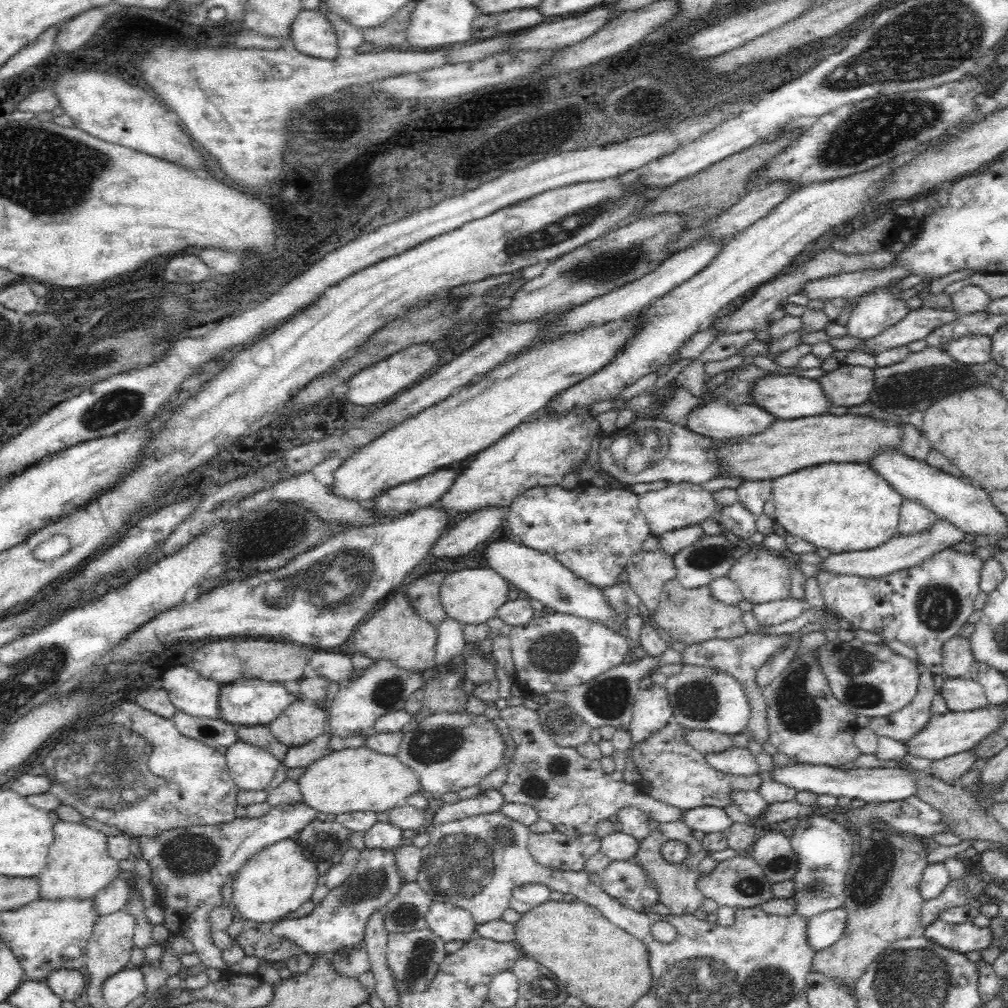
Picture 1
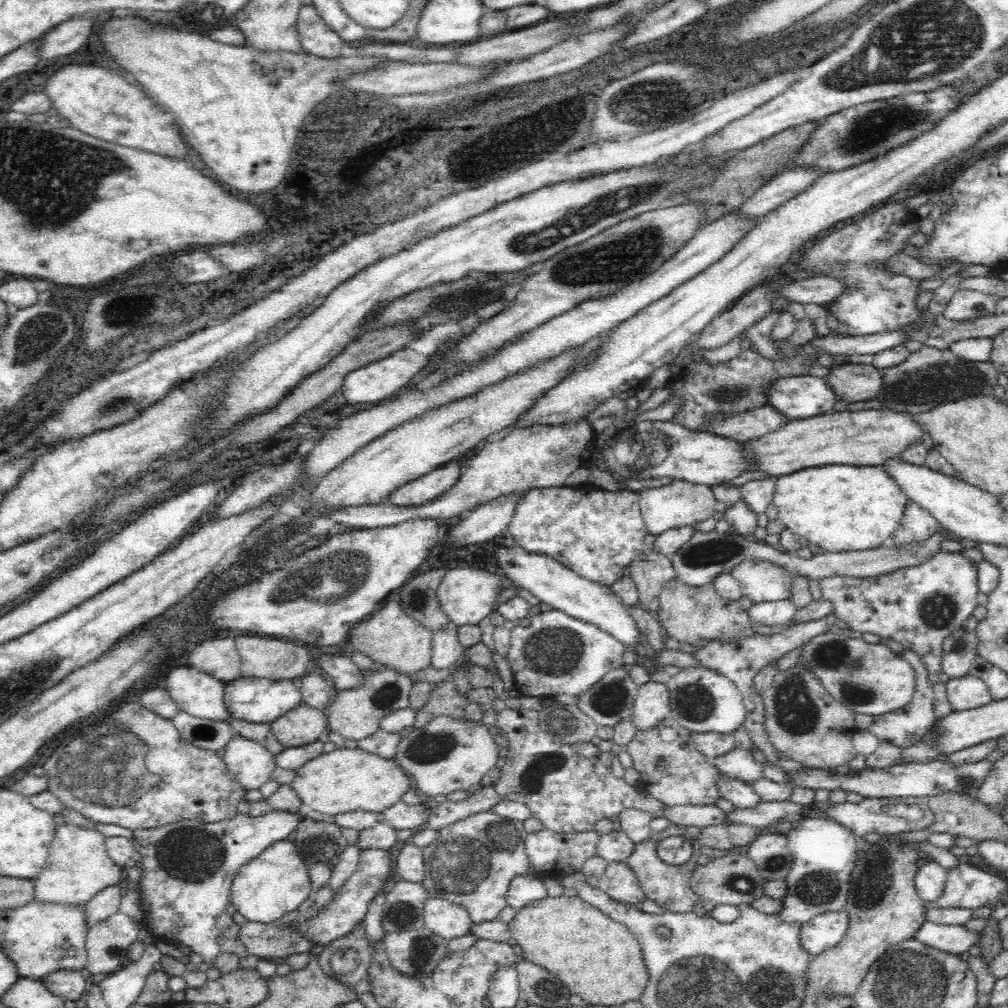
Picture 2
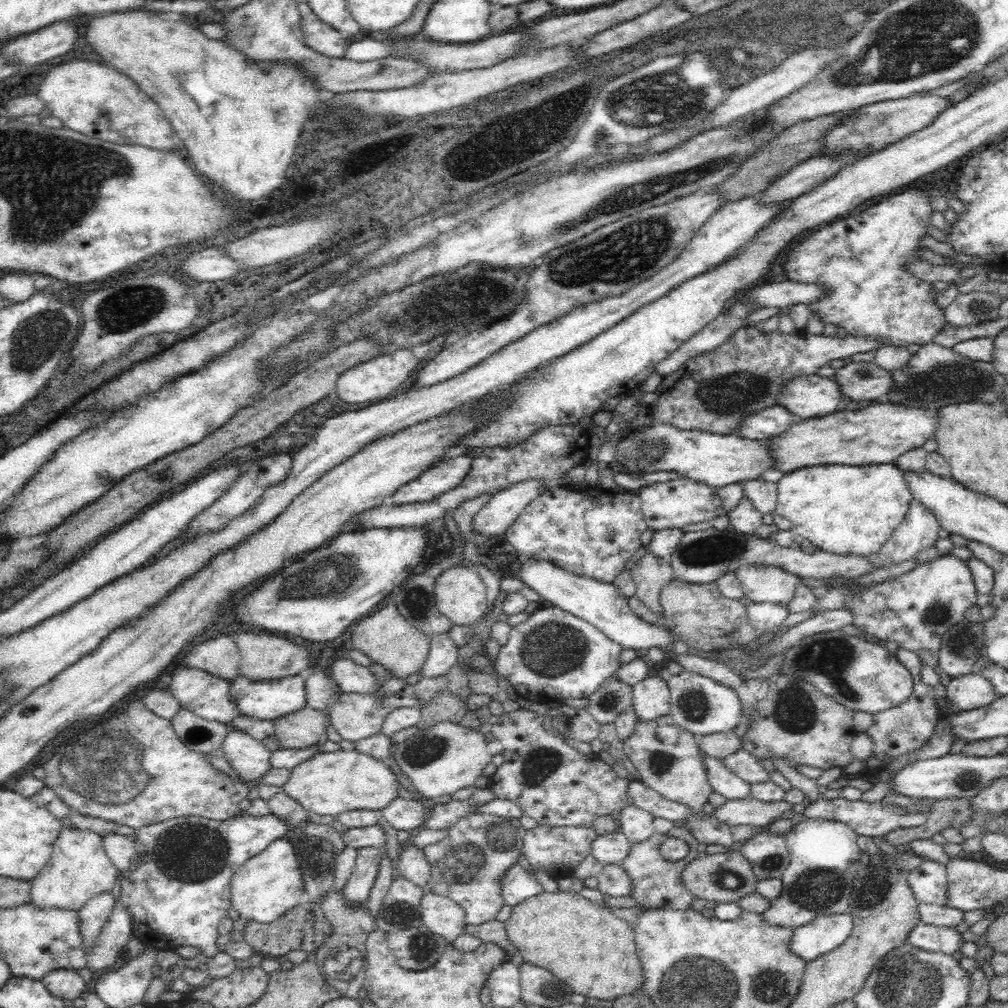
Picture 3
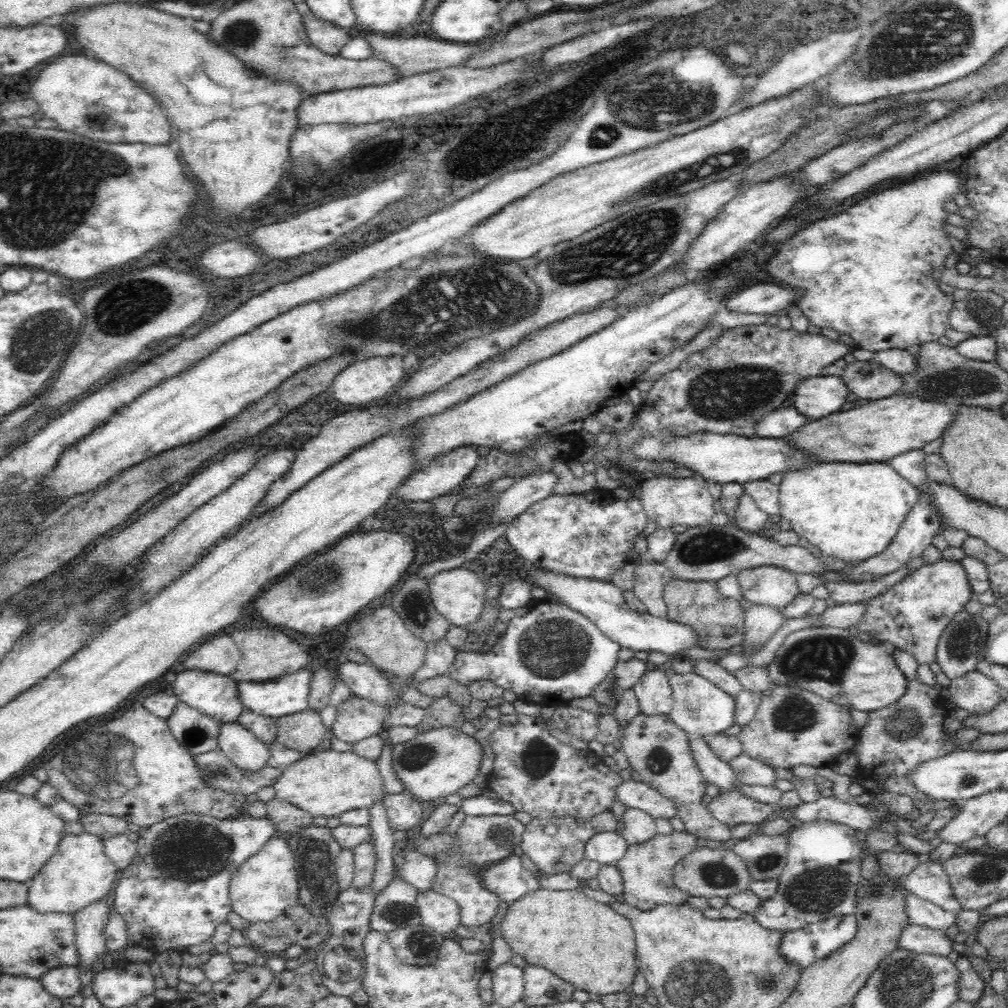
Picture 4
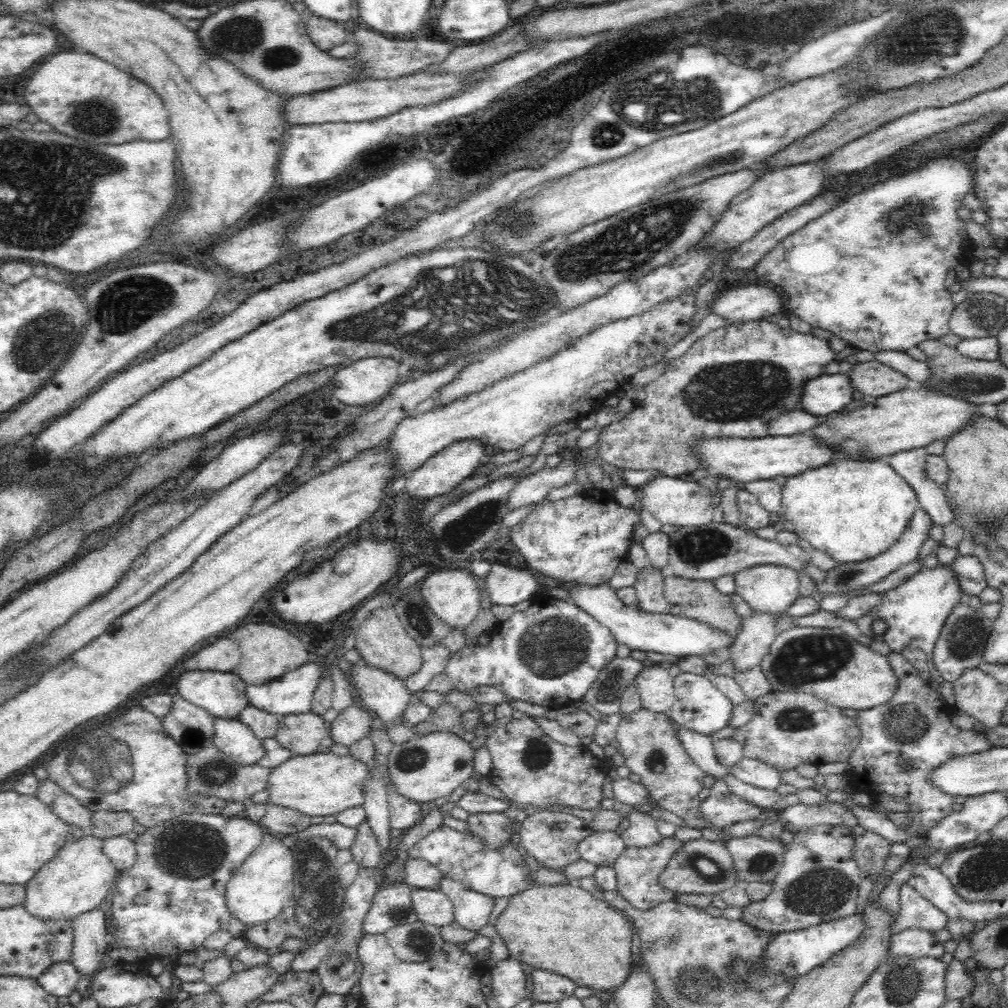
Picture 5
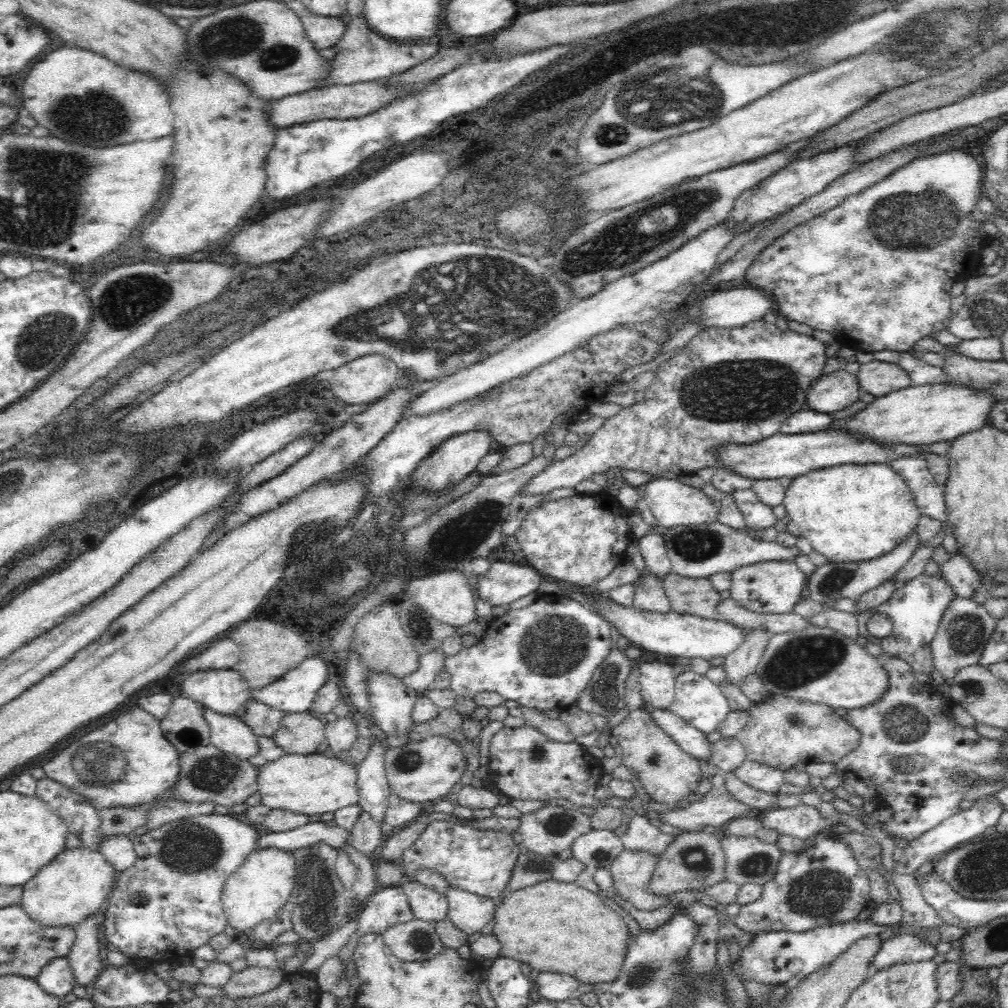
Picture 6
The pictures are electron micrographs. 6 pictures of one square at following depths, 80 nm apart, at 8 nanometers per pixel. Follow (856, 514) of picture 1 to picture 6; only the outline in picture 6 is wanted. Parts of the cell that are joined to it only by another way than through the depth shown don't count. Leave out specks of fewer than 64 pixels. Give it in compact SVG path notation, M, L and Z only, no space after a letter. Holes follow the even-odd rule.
M843 464L792 479L783 504L814 551L831 562L863 562L890 554L914 534L920 511L904 479L886 464Z

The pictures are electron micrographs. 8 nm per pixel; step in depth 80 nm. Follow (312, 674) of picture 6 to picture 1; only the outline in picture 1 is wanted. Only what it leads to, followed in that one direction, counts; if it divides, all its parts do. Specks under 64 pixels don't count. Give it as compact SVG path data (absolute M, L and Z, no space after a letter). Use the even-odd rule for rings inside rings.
M242 677L222 687L221 697L217 701L217 705L221 708L220 718L222 720L232 725L254 726L270 724L296 700L298 700L297 696L289 692L284 683L265 682L259 678L245 679Z

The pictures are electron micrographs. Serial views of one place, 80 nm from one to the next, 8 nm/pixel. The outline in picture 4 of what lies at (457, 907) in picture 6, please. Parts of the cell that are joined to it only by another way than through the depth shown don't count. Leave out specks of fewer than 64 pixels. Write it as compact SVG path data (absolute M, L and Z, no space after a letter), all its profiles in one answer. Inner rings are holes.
M466 815L465 817L464 823L455 834L455 838L459 840L459 847L456 847L443 863L437 864L437 875L431 889L456 901L460 909L460 924L469 927L482 926L490 923L492 917L497 914L496 909L501 898L482 887L478 875L472 871L472 868L486 866L490 862L510 856L513 853L513 846L520 844L525 826L512 815Z

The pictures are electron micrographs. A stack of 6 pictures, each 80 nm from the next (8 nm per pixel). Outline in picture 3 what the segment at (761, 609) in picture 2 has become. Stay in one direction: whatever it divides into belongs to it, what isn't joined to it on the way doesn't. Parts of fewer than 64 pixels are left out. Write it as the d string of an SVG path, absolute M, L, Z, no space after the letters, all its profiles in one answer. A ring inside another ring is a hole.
M752 602L745 606L749 624L758 634L772 632L780 627L789 615L787 606L770 602Z

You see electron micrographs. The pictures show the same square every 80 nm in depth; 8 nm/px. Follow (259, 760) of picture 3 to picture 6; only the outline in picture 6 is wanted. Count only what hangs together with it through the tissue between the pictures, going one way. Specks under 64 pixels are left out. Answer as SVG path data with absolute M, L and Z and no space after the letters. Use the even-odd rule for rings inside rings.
M200 704L202 718L210 727L210 743L226 754L247 760L258 752L258 739L252 729L235 715L220 714Z

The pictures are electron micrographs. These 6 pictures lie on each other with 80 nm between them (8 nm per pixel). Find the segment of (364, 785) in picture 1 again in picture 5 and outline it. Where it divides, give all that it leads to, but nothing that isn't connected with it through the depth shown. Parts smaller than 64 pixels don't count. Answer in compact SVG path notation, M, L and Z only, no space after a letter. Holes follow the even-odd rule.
M315 752L308 755L293 754L282 764L270 768L266 790L267 803L298 810L310 816L338 814L346 808L360 806L364 802L362 782L368 774L368 765L348 754L336 756L332 753Z

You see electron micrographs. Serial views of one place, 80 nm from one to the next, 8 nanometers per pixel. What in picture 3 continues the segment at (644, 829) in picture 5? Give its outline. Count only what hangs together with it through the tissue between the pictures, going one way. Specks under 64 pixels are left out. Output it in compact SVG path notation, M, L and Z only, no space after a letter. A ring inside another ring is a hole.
M632 804L622 808L619 820L620 832L624 833L632 844L642 842L656 833L654 816Z

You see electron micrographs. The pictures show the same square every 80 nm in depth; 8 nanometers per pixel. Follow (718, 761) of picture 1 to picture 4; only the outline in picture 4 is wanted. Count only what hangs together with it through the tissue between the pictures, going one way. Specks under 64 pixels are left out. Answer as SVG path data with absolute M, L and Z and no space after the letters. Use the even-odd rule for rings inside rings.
M744 752L729 763L737 780L743 784L775 786L778 779L773 767L748 756Z

